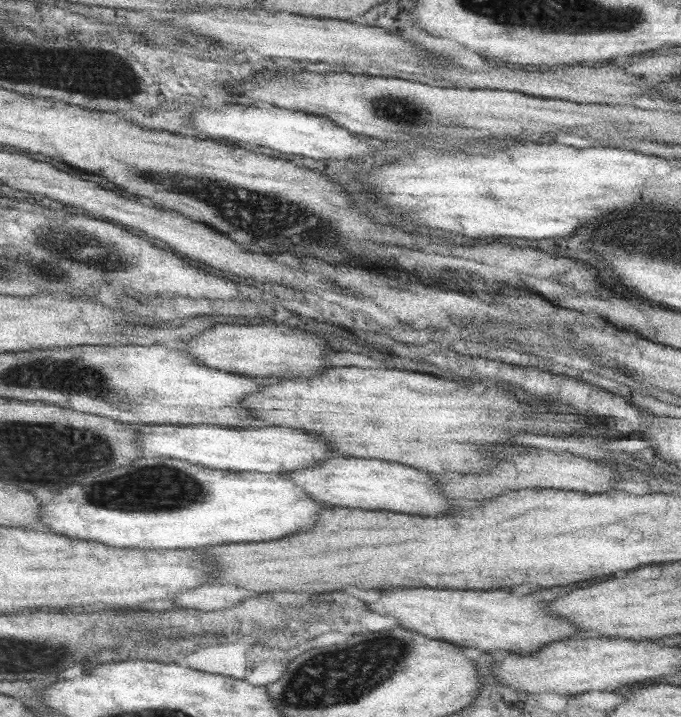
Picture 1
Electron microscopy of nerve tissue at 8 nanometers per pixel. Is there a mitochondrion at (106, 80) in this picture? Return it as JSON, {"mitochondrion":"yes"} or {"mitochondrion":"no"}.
{"mitochondrion":"yes"}

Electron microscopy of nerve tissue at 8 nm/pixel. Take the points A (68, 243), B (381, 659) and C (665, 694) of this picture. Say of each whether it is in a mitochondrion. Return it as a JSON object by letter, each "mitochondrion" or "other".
{"A":"mitochondrion","B":"mitochondrion","C":"other"}

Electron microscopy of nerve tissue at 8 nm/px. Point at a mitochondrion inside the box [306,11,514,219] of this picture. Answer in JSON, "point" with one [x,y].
{"point":[398,111]}

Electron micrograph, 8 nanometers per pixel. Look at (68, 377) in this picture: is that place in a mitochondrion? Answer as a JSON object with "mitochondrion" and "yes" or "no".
{"mitochondrion":"yes"}

